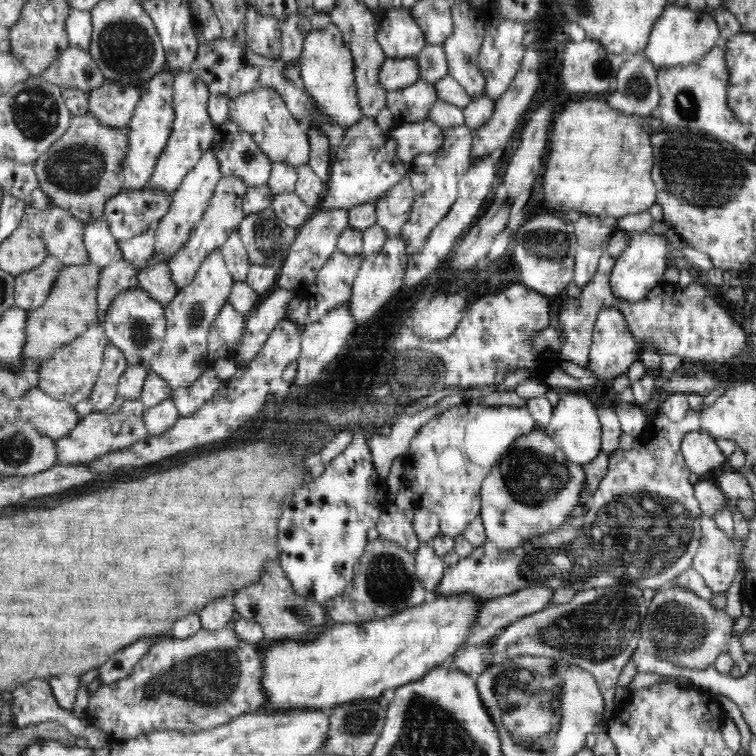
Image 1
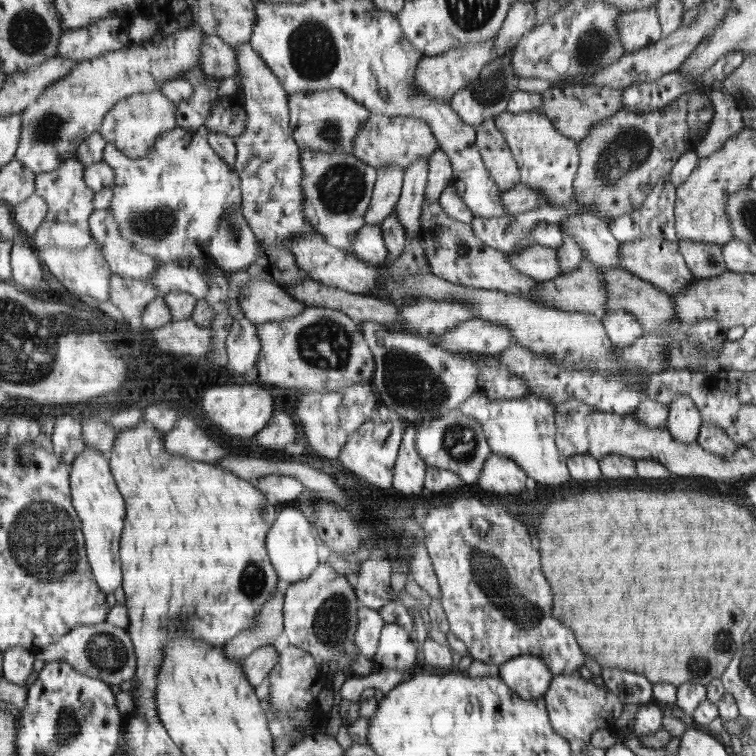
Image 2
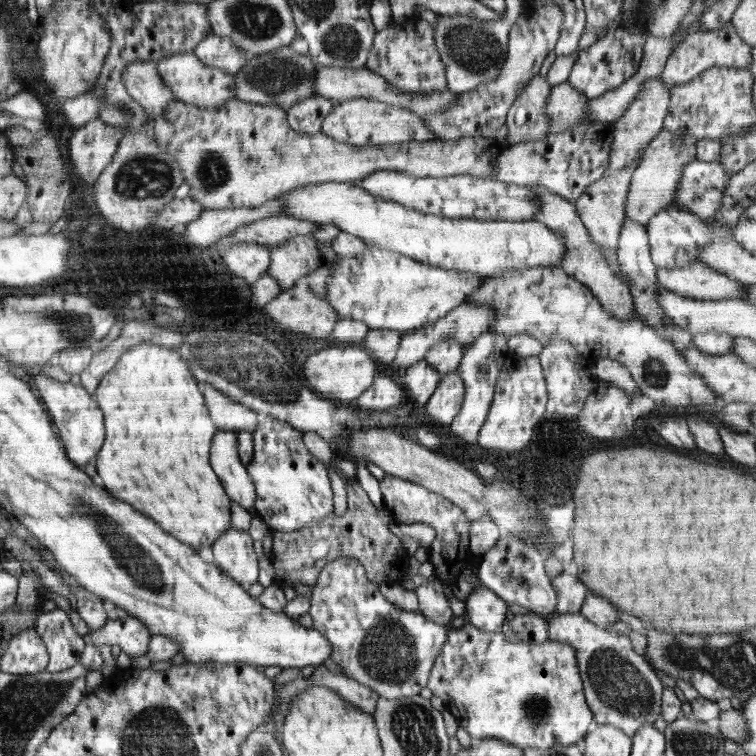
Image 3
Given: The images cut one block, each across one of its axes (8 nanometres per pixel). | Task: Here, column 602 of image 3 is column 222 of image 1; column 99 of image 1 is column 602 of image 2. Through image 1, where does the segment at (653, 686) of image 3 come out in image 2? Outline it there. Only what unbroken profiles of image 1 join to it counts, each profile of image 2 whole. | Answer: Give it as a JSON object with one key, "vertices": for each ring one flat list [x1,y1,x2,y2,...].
{"vertices":[[553,674,553,680,550,684,549,690,545,693,544,702,546,710,548,710,548,720,554,728,556,734,560,734,562,738,569,741,572,752,574,754,581,752,590,743,590,737,594,731,604,728,613,730,616,726,618,717,624,711,624,704,614,696,612,692,599,688,592,681,588,681,582,677,582,674]]}

